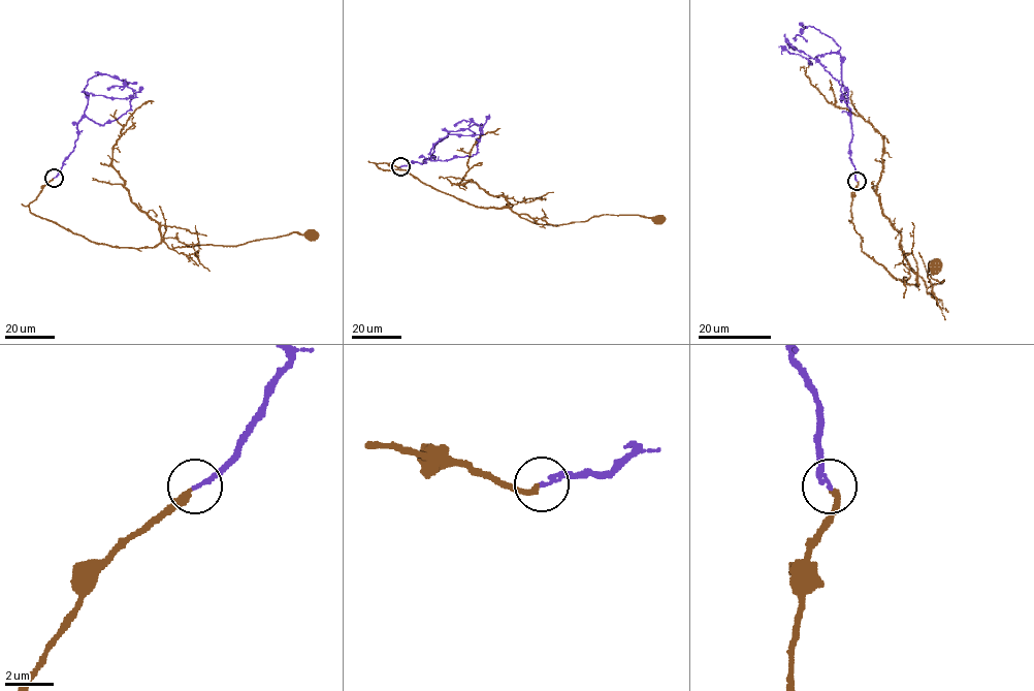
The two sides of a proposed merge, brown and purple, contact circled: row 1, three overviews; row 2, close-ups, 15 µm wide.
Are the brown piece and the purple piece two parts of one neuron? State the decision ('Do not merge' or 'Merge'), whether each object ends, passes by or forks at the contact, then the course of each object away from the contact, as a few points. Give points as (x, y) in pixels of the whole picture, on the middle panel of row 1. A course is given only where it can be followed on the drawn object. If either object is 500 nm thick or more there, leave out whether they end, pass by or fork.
Merge. At the ring brown ends. At the ring purple ends. Course of brown: (400, 166), (376, 163), (541, 224), (603, 215), (657, 220). Course of purple: (400, 166), (411, 162), (422, 163), (426, 158), (443, 161), (475, 154), (480, 127), (464, 120), (454, 126)

